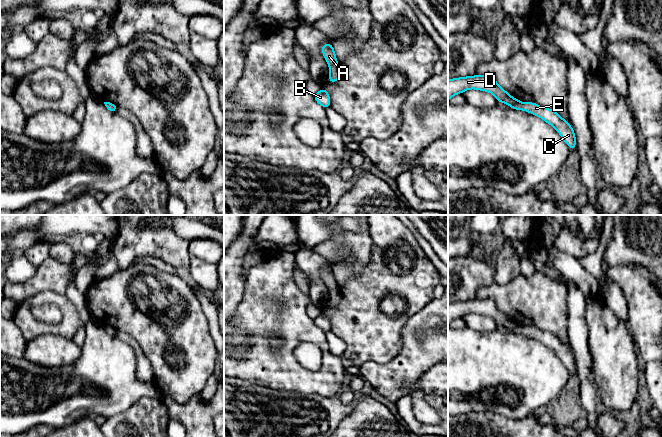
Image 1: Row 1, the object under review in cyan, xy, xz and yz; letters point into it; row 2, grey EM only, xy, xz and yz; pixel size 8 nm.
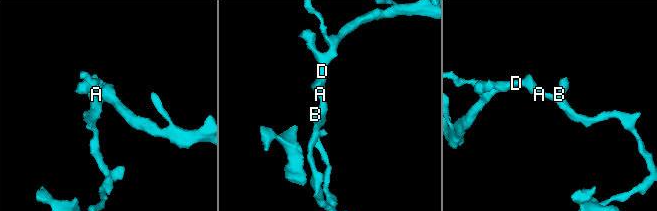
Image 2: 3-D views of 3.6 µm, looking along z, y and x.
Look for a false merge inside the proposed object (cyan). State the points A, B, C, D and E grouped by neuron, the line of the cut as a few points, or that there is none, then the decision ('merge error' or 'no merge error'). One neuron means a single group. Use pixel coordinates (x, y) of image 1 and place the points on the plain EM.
A B C D E | no cut | no merge error

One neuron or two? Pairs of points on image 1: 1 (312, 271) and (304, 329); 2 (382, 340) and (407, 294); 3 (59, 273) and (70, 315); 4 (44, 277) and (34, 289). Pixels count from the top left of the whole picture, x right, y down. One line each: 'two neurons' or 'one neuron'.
1: two neurons
2: one neuron
3: two neurons
4: one neuron

